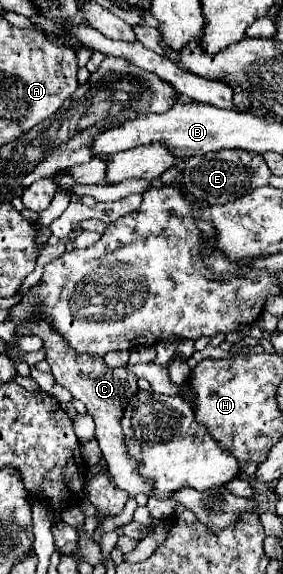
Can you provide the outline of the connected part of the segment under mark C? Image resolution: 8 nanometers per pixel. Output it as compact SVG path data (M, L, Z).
M27 319L27 327L23 327L23 331L19 331L19 333L21 335L37 335L43 339L45 359L51 367L55 381L59 385L63 385L65 389L69 389L73 393L73 397L79 399L87 407L87 413L93 417L93 421L97 425L95 437L99 441L103 457L107 461L109 473L115 477L115 487L127 491L129 495L143 493L143 495L151 497L151 483L147 483L147 479L143 479L139 475L135 459L131 459L127 455L127 445L125 445L123 429L121 429L121 417L125 411L125 403L127 403L127 399L131 399L135 395L135 391L139 391L137 375L127 371L127 367L109 369L105 365L103 357L99 357L99 355L77 353L75 349L69 347L67 339L63 339L63 335L59 335L51 327L51 323L47 323L47 319Z

